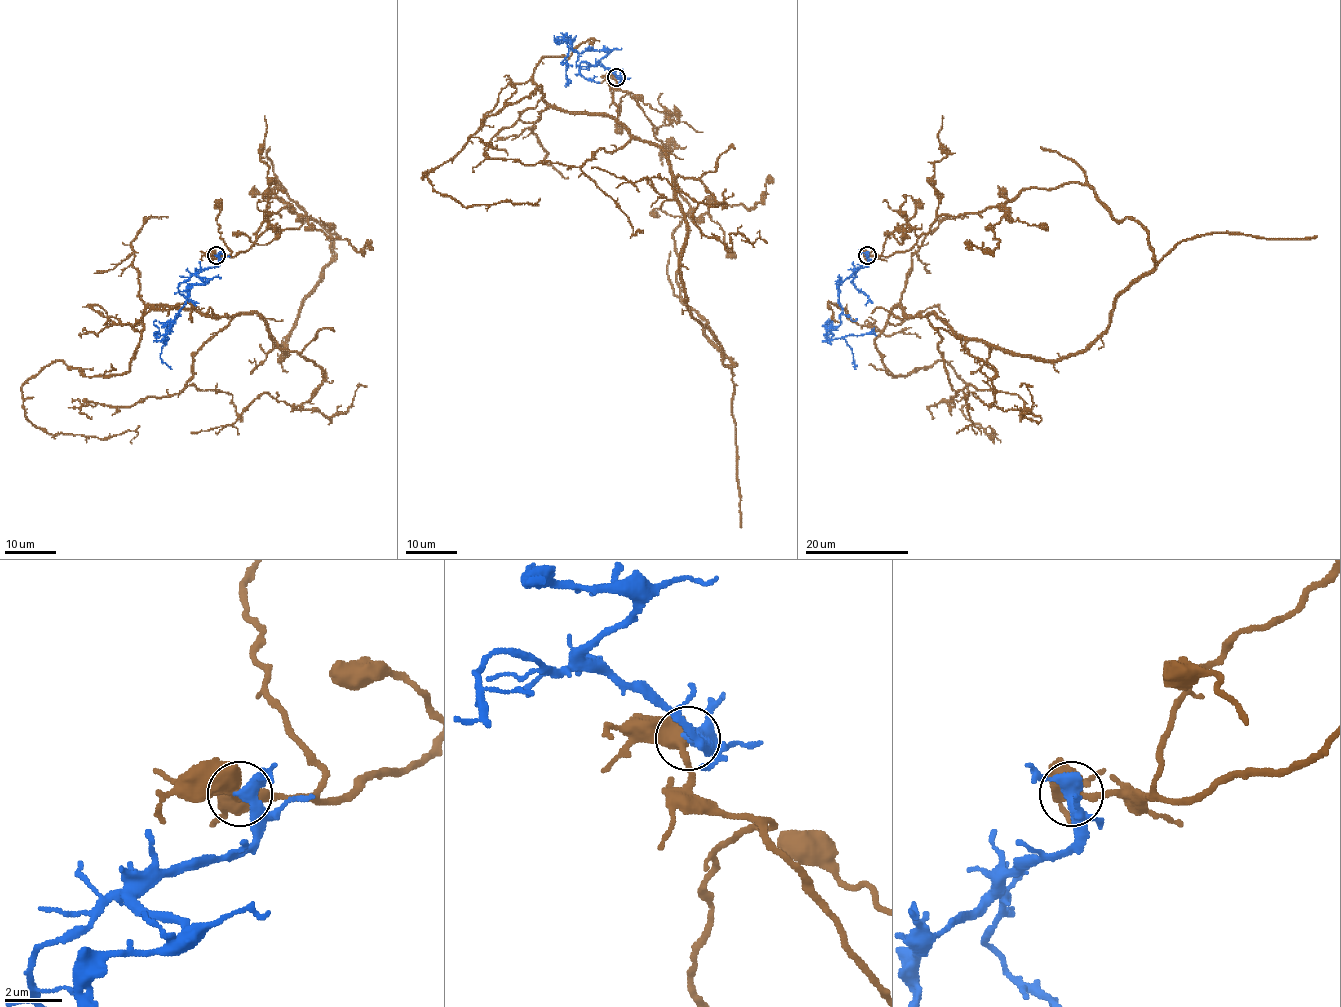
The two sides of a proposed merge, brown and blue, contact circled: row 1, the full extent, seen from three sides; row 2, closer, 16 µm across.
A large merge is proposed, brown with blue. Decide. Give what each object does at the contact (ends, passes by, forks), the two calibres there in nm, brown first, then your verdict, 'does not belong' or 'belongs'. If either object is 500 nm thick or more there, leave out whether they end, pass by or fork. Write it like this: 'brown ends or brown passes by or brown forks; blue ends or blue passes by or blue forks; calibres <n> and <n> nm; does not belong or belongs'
brown passes by; blue passes by; calibres 460 and 440 nm; does not belong

